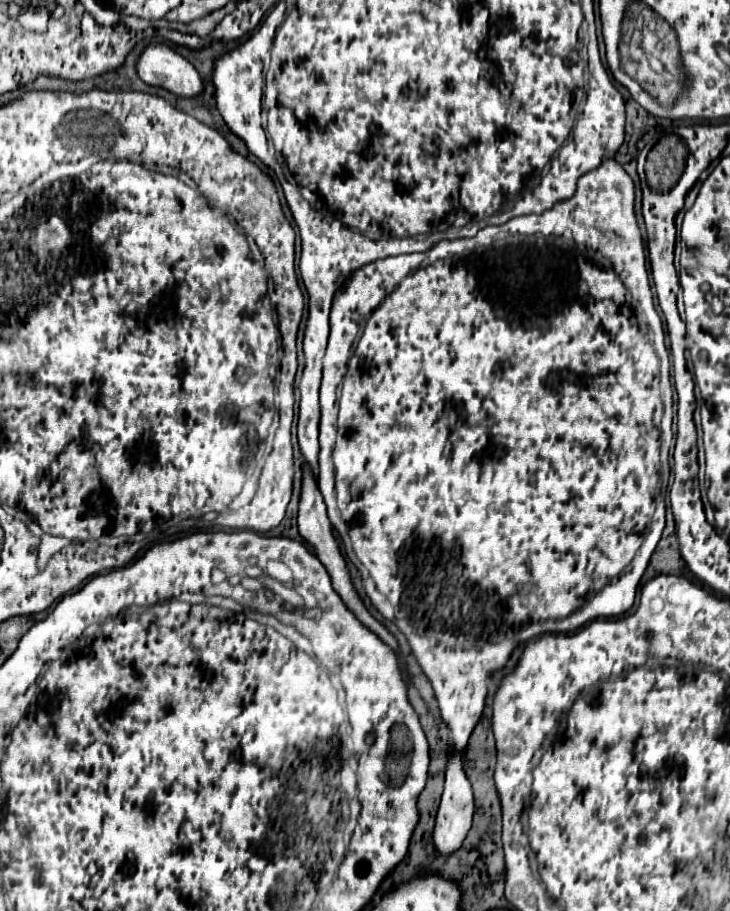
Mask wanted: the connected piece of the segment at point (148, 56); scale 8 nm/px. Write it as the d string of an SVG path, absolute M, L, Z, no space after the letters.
M166 43L146 45L136 59L136 73L144 83L168 89L180 97L194 97L202 91L196 69Z

